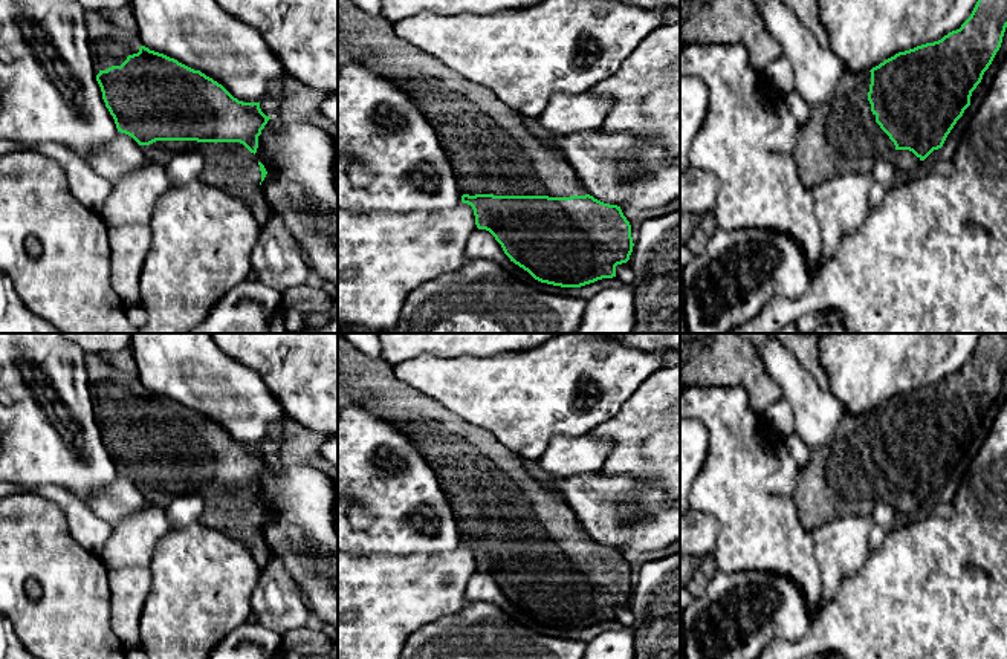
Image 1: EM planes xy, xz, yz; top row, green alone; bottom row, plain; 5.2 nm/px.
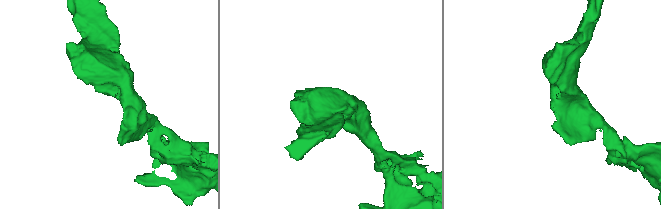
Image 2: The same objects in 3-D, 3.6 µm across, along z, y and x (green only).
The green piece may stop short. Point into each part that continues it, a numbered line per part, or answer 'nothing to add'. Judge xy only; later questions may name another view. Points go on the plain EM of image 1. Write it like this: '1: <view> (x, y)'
1: xy (228, 508)

